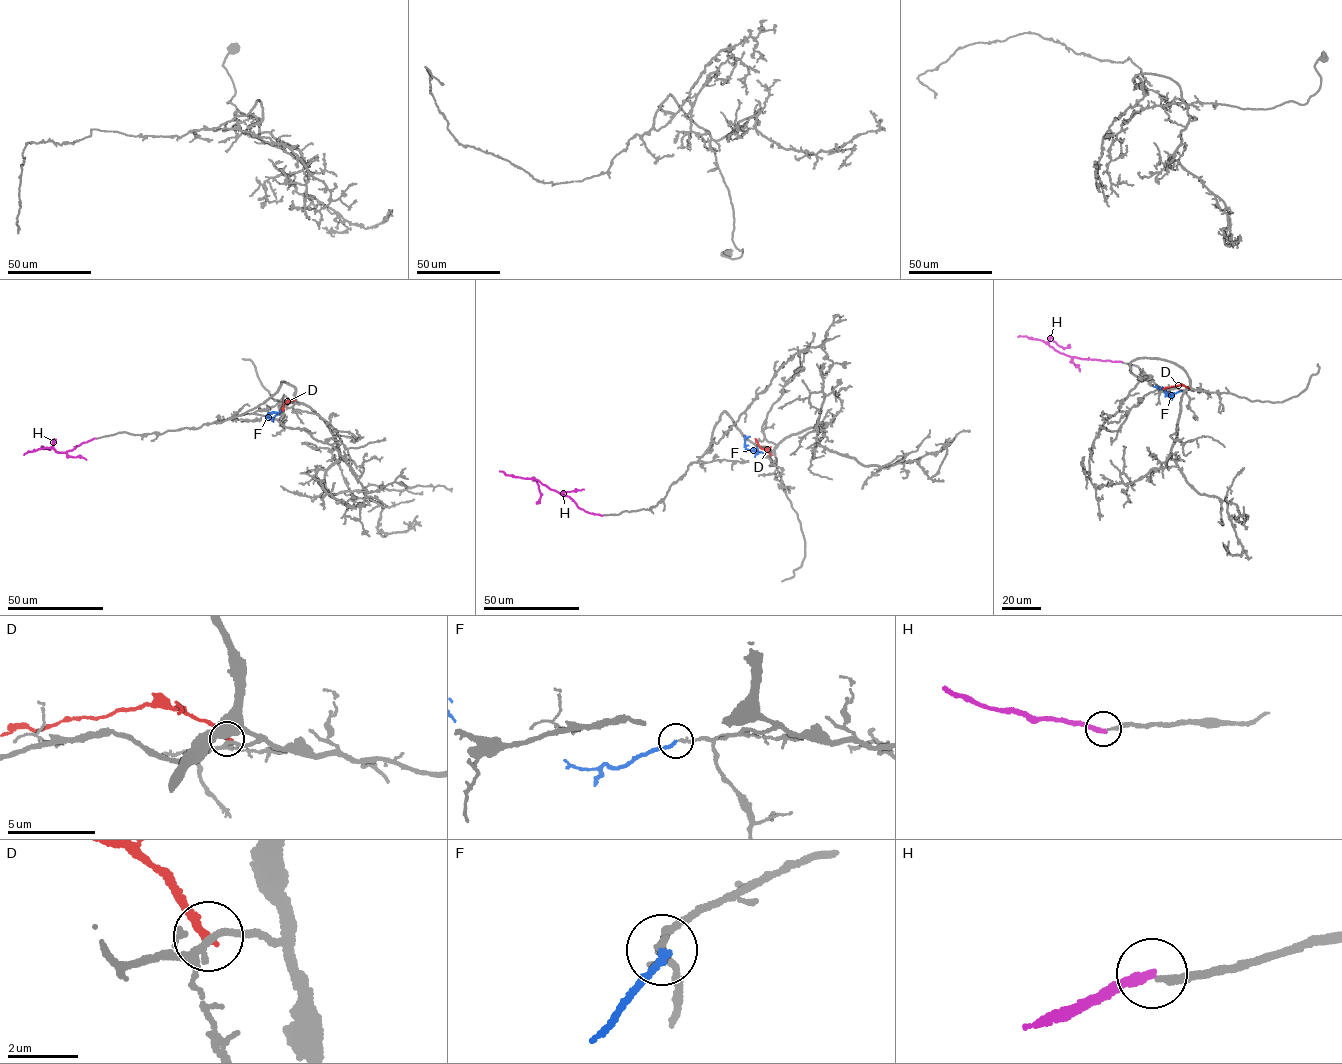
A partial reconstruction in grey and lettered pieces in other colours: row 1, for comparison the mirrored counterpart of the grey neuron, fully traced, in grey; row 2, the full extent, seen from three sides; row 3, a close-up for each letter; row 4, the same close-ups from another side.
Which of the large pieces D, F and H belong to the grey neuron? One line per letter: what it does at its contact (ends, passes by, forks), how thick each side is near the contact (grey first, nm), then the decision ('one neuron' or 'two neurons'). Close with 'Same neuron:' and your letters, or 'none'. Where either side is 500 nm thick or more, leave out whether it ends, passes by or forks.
D: it ends; calibres 180 and 240 nm; two neurons
F: it ends; calibres 180 and 190 nm; one neuron
H: it ends; calibres 190 and 280 nm; two neurons
Same neuron: F

